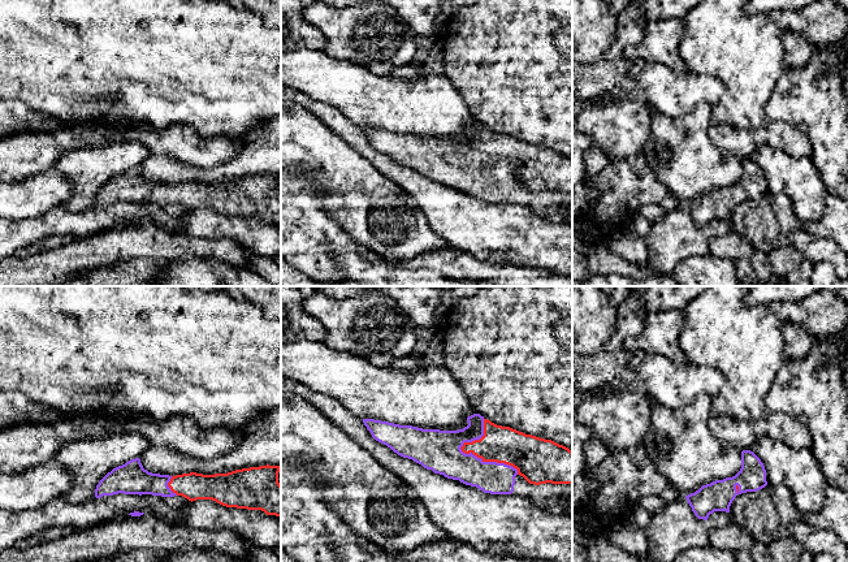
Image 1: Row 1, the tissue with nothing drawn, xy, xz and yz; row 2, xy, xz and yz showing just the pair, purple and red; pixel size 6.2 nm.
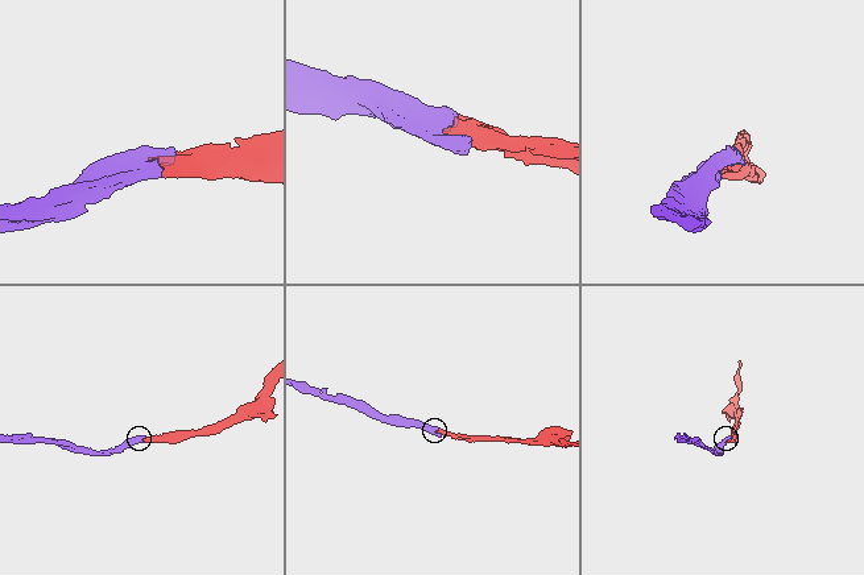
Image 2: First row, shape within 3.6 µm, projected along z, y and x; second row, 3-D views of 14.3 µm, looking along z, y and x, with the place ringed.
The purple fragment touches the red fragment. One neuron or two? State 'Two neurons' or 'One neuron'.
One neuron

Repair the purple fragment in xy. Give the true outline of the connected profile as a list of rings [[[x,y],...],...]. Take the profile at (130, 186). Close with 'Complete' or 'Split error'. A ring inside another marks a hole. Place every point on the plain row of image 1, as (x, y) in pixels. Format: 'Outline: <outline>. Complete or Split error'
Outline: [[[135,167],[108,181],[96,194],[95,206],[124,203],[182,204],[189,209],[212,208],[226,216],[261,219],[281,226],[281,174],[260,174],[228,182],[196,181],[176,185],[152,182]]]. Split error

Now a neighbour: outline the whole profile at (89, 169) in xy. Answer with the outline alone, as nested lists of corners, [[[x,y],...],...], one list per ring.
[[[116,139],[104,146],[64,152],[53,168],[73,183],[74,194],[62,207],[73,212],[95,208],[96,194],[108,181],[131,168],[139,167],[150,155],[150,150],[137,139]]]

